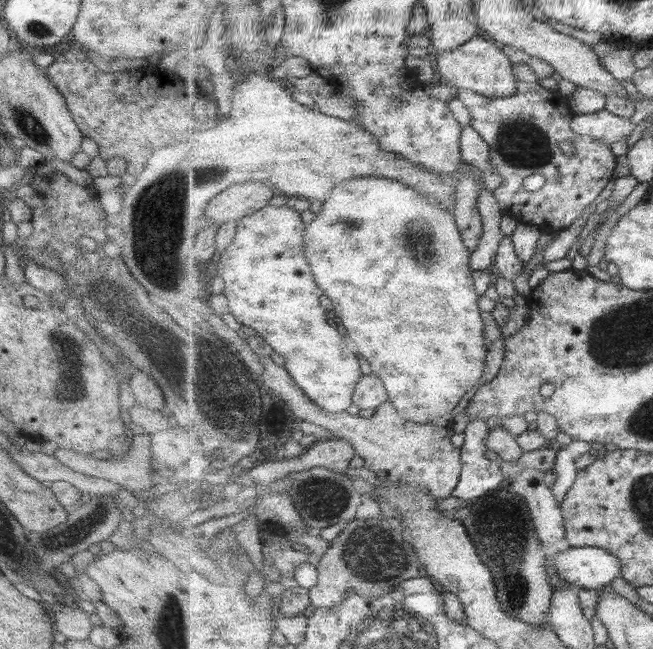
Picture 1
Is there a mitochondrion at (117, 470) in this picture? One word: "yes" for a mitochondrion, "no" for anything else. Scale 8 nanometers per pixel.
no

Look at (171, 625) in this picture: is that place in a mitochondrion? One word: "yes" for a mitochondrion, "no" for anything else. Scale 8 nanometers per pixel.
yes

